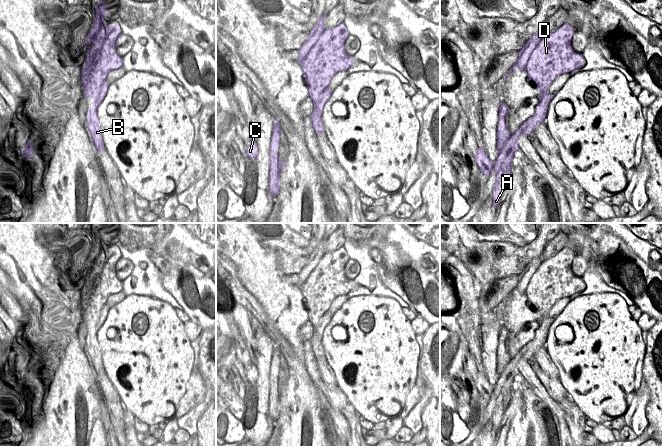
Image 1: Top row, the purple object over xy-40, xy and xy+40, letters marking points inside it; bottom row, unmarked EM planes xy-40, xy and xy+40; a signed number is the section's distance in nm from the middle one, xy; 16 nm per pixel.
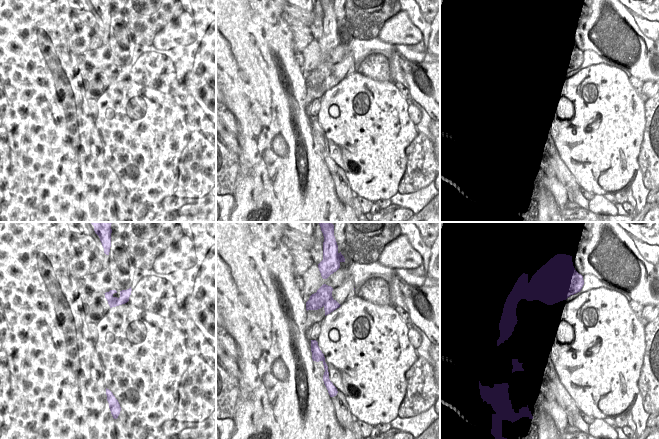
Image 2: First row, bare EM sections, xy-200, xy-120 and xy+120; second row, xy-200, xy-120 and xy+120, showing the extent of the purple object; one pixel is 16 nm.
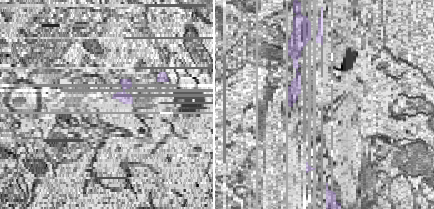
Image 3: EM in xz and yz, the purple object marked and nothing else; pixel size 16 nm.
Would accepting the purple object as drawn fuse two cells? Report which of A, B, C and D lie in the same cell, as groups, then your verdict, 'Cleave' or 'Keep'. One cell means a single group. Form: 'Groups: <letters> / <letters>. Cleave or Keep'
Groups: A C / B D. Cleave.

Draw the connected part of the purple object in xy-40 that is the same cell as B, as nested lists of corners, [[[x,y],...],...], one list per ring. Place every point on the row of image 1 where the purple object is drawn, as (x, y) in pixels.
[[[91,108],[87,114],[88,130],[92,136],[94,146],[97,151],[103,151],[104,142],[102,137],[101,125],[97,117],[97,109]]]

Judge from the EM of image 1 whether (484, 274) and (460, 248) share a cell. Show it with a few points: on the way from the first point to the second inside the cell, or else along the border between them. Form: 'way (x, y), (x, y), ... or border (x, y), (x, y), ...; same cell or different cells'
way (477, 267), (467, 261), (467, 255); same cell

